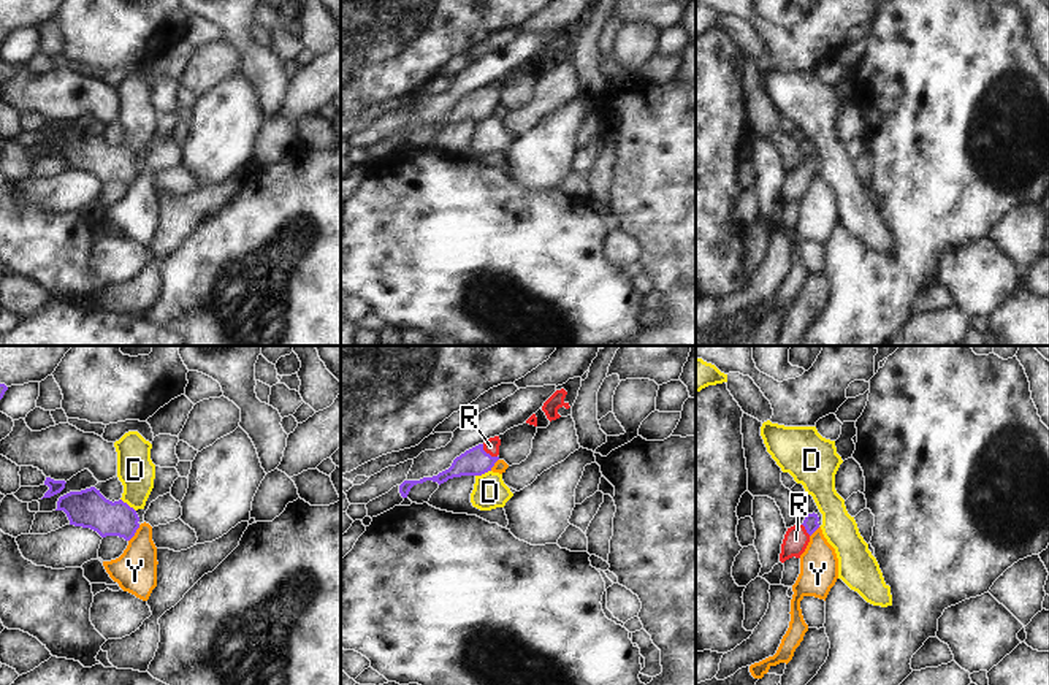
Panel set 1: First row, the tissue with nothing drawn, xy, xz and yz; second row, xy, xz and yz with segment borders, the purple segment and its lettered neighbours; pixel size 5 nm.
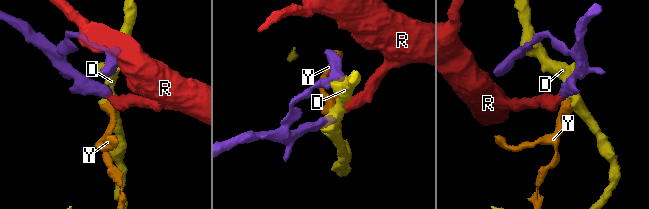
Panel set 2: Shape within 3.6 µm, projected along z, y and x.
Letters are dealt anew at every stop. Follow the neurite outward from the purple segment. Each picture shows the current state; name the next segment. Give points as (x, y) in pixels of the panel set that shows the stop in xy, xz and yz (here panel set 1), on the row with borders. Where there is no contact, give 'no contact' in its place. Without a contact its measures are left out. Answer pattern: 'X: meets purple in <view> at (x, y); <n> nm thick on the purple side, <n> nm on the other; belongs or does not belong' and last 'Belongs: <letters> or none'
D: meets purple in xy at (127, 505); 190 nm thick on the purple side, 190 nm on the other; does not belong
R: meets purple in xz at (488, 454); 140 nm thick on the purple side, 80 nm on the other; belongs
Y: meets purple in xy at (135, 531); 180 nm thick on the purple side, 220 nm on the other; does not belong
Belongs: R

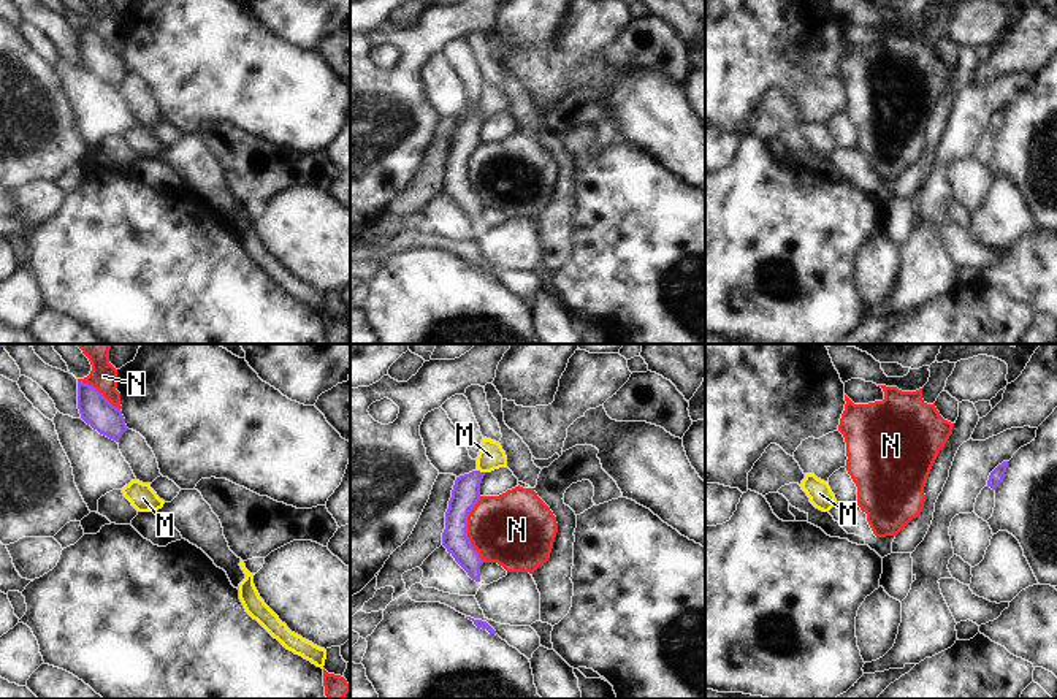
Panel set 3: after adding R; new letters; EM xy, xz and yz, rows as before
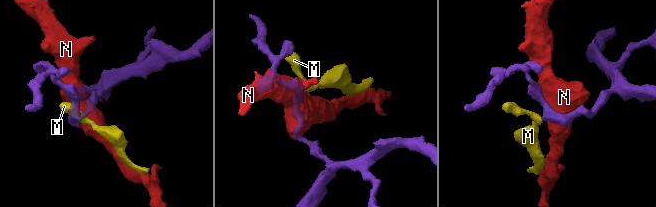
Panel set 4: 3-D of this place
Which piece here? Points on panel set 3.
M: meets purple in xz at (482, 473); 140 nm thick on the purple side, 130 nm on the other; belongs
N: meets purple in xz at (466, 530); 140 nm thick on the purple side, 380 nm on the other; does not belong
Belongs: M

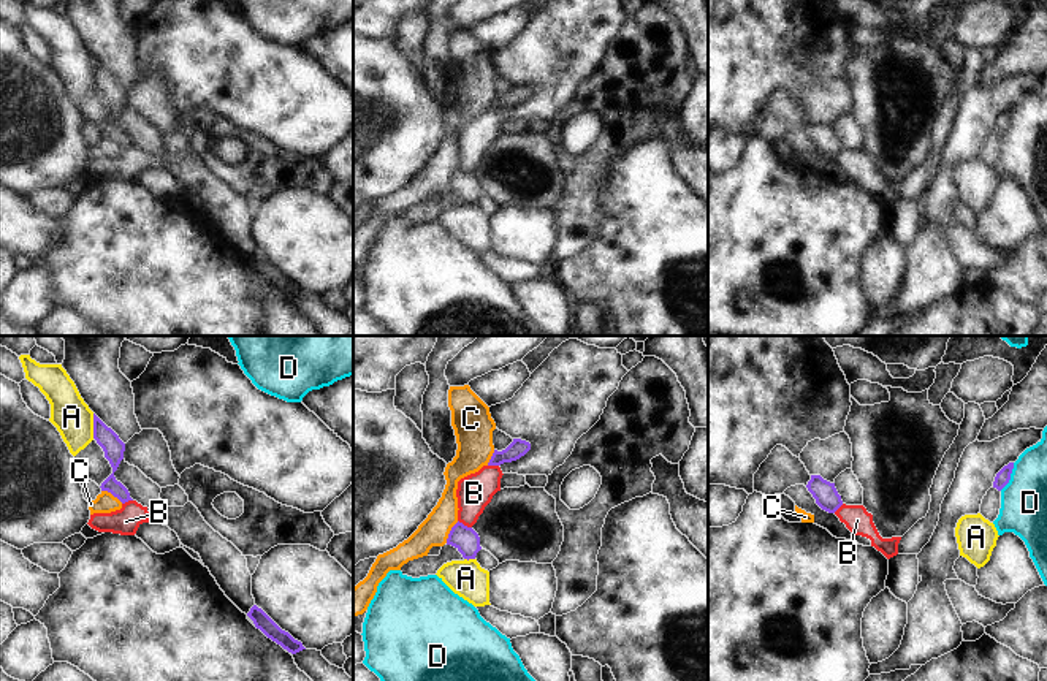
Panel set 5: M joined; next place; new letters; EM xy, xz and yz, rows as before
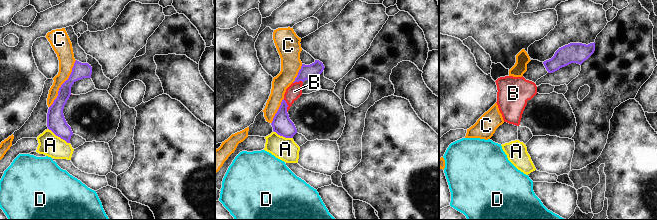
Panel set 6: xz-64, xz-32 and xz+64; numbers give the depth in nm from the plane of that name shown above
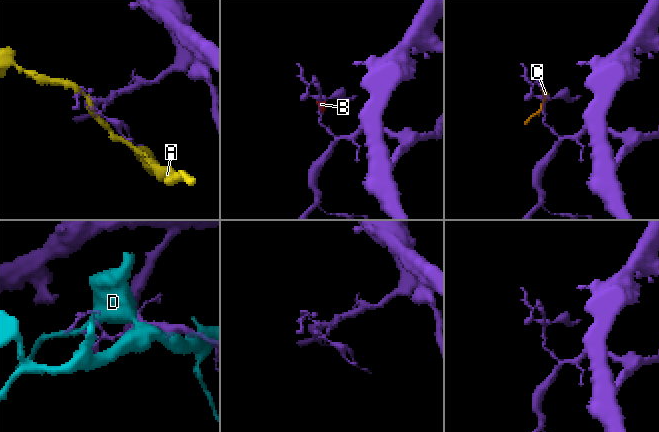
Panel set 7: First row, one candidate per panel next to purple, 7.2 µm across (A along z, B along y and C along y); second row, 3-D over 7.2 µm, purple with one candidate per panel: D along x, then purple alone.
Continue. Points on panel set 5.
A: meets purple in xy at (94, 426); 110 nm thick on the purple side, 200 nm on the other; does not belong
B: meets purple in xz at (463, 525); 130 nm thick on the purple side, 180 nm on the other; does not belong
C: meets purple in xz at (450, 532); 130 nm thick on the purple side, 150 nm on the other; does not belong
D: meets purple in yz at (1009, 477); 70 nm thick on the purple side, 240 nm on the other; does not belong
Belongs: none

